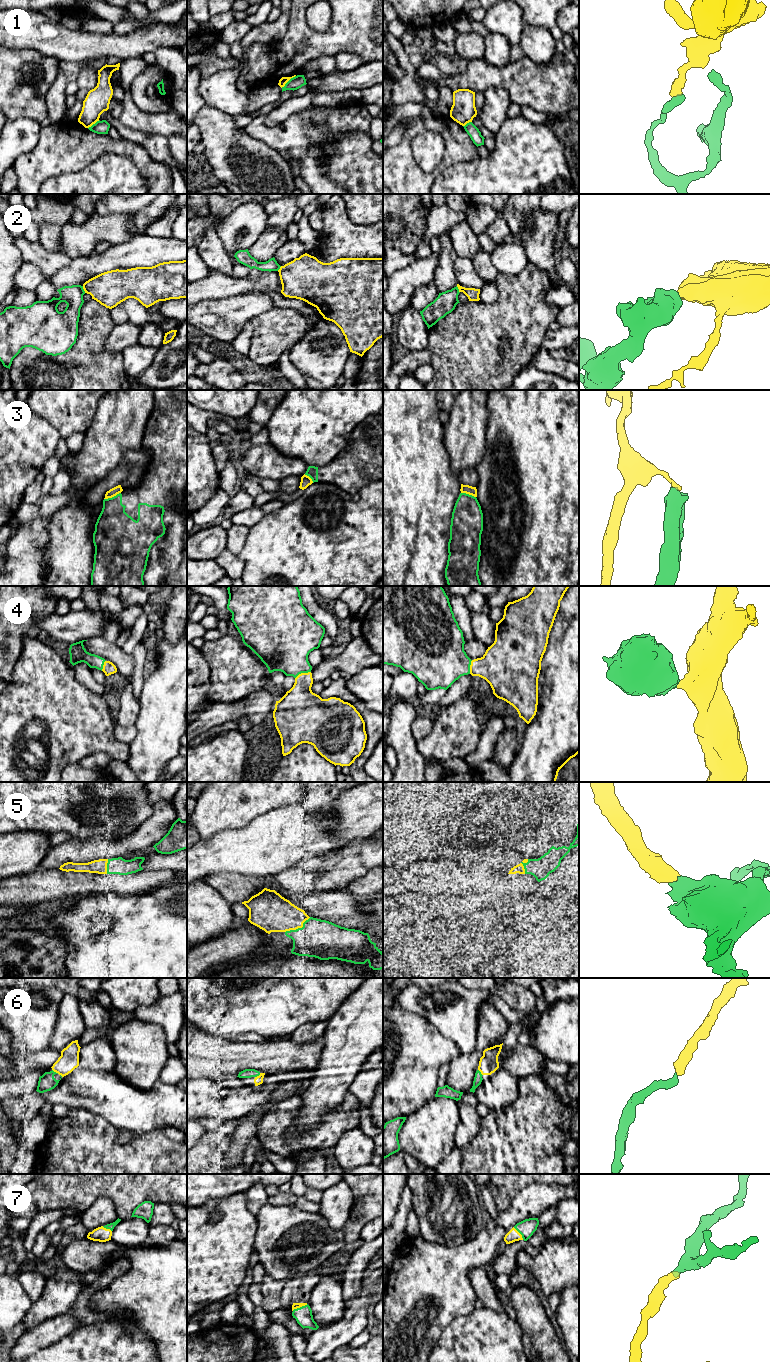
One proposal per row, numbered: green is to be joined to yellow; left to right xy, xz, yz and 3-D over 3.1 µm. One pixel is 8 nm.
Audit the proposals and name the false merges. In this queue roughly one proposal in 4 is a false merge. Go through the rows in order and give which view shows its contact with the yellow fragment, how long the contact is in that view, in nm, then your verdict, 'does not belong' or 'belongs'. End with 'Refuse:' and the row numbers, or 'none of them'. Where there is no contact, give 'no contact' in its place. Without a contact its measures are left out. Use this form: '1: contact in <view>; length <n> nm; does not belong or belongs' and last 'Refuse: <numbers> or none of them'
1: contact in xz; length 160 nm; does not belong
2: contact in xy; length 60 nm; does not belong
3: contact in xy; length 150 nm; does not belong
4: contact in xz; length 140 nm; belongs
5: contact in xz; length 240 nm; belongs
6: contact in xy; length 70 nm; belongs
7: contact in xz; length 140 nm; belongs
Refuse: 1, 2, 3

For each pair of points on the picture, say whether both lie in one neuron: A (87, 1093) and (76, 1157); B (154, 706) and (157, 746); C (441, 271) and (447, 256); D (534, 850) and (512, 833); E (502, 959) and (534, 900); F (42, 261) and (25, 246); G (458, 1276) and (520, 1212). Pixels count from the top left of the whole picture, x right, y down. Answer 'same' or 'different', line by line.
A: different
B: same
C: same
D: different
E: different
F: same
G: same

